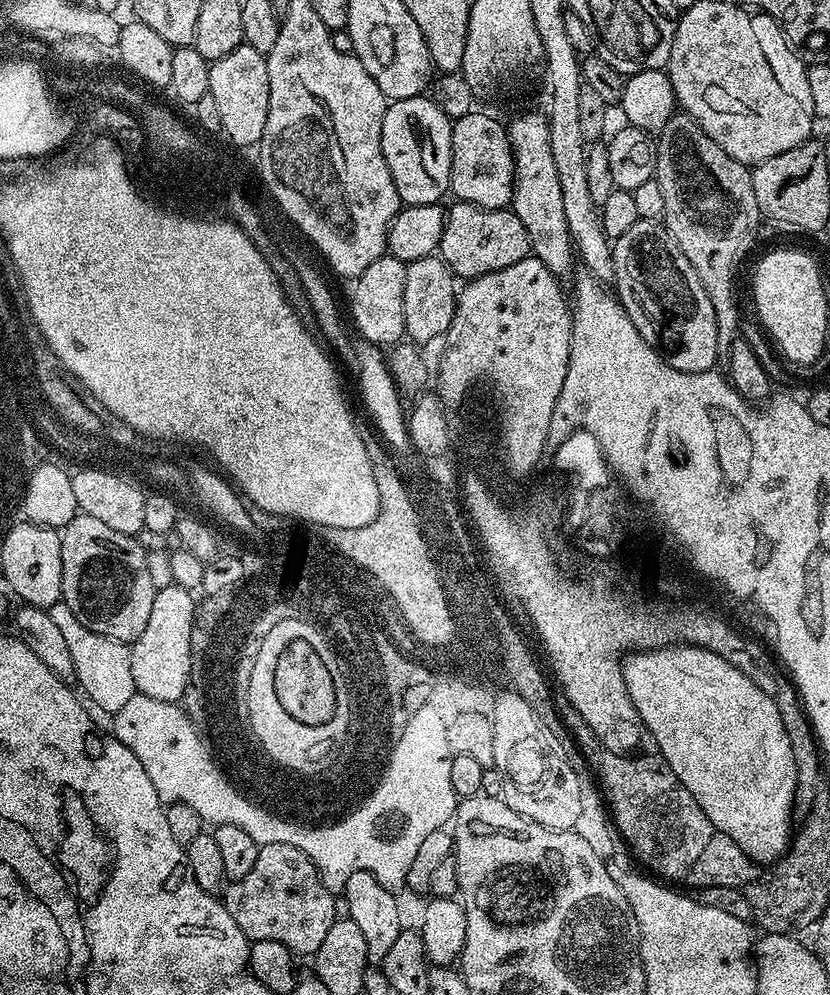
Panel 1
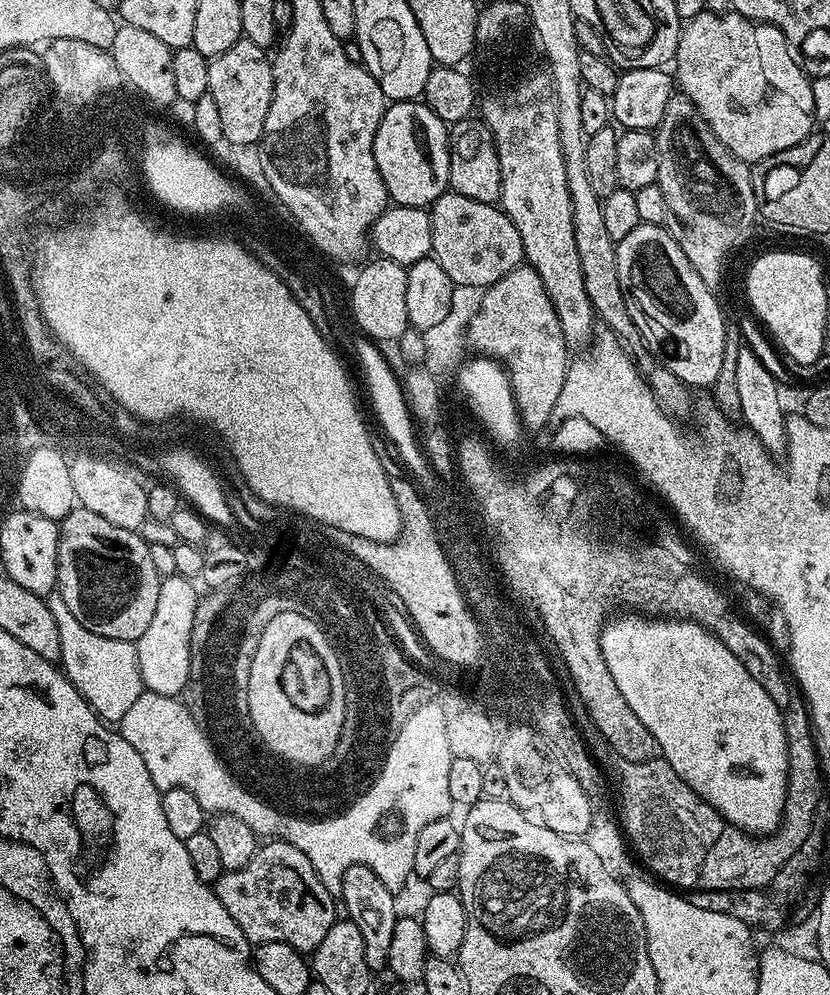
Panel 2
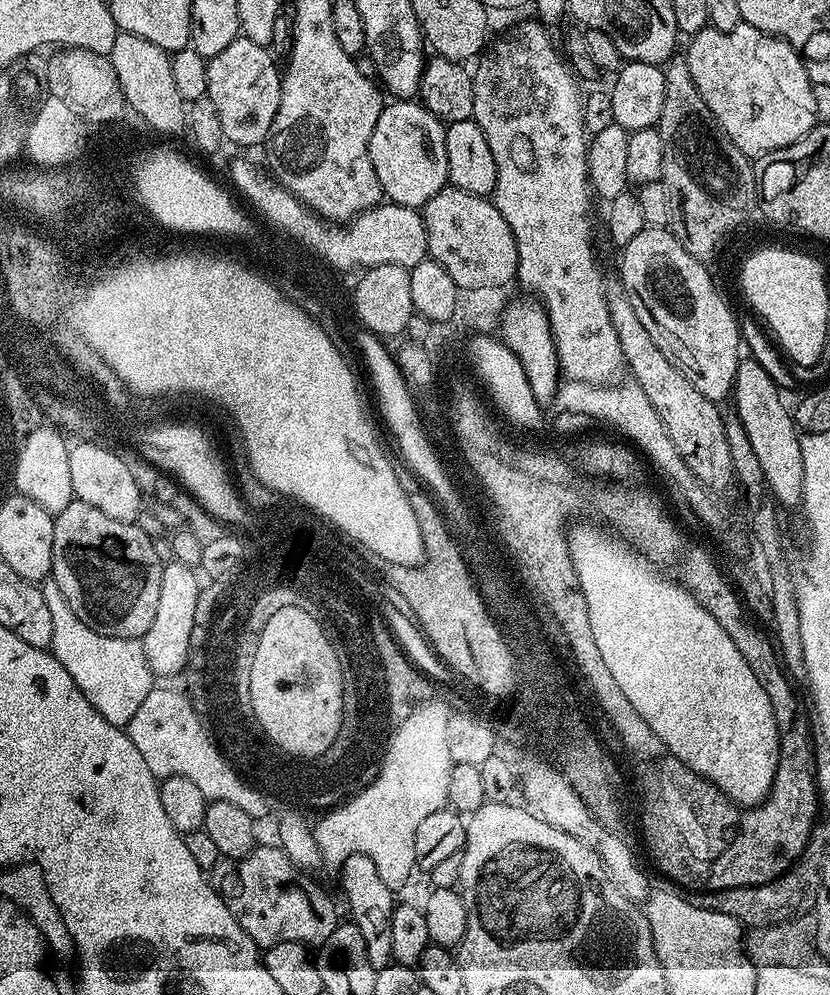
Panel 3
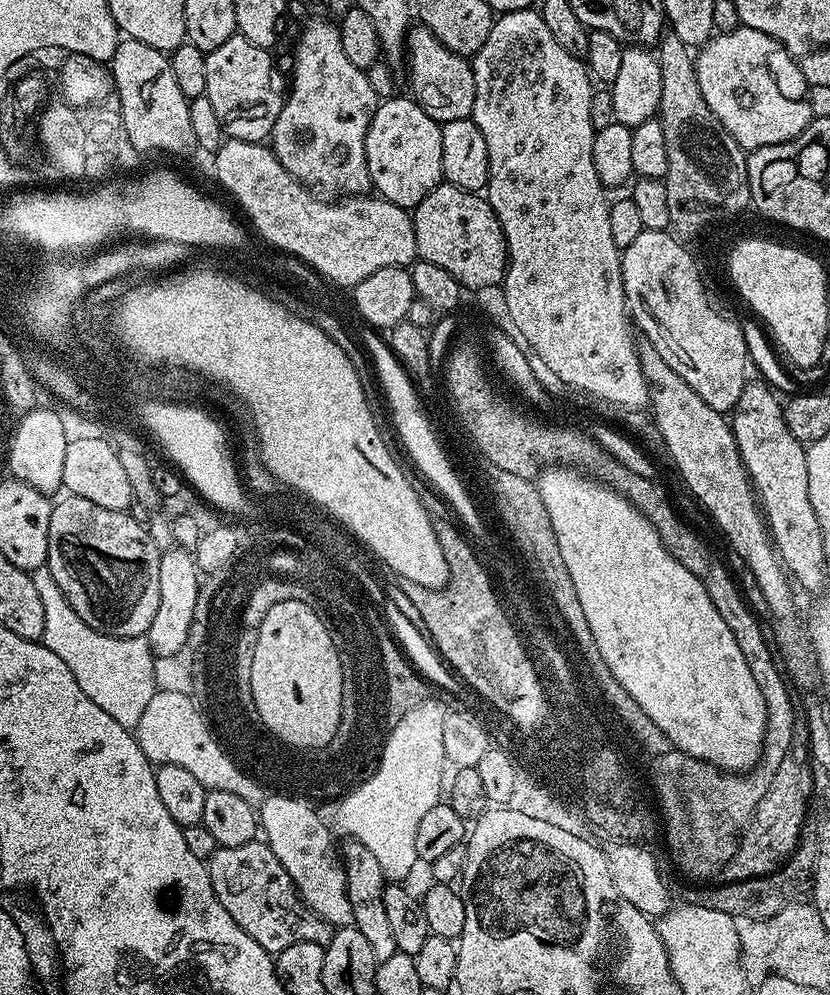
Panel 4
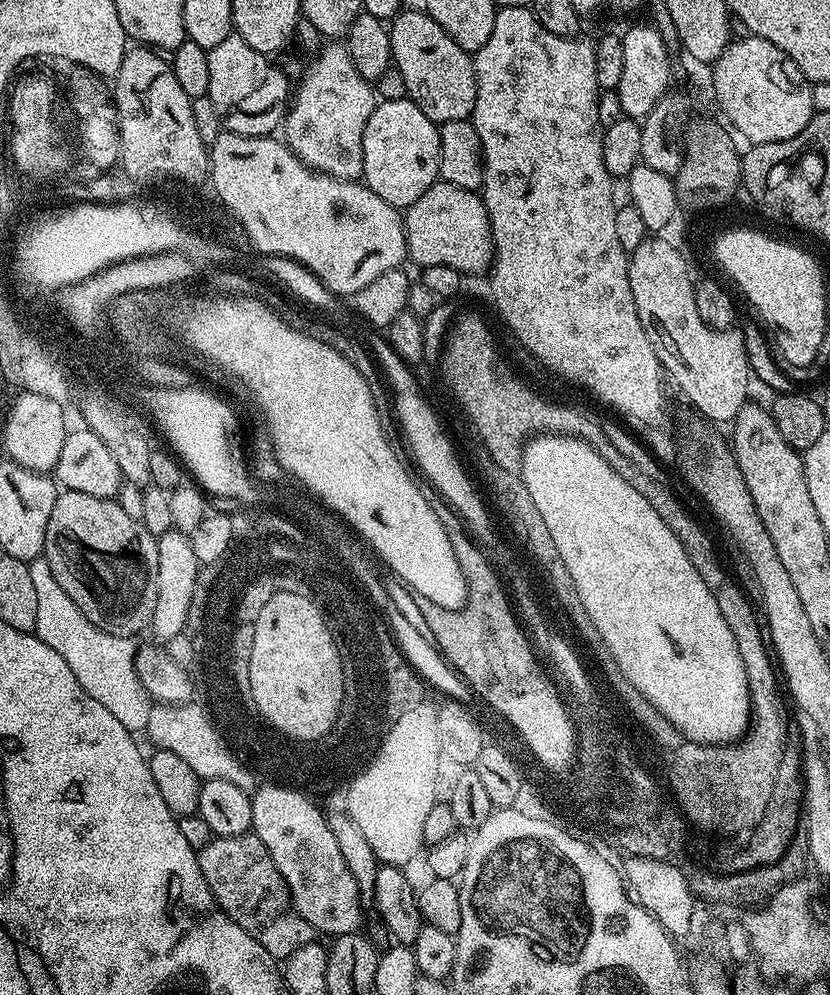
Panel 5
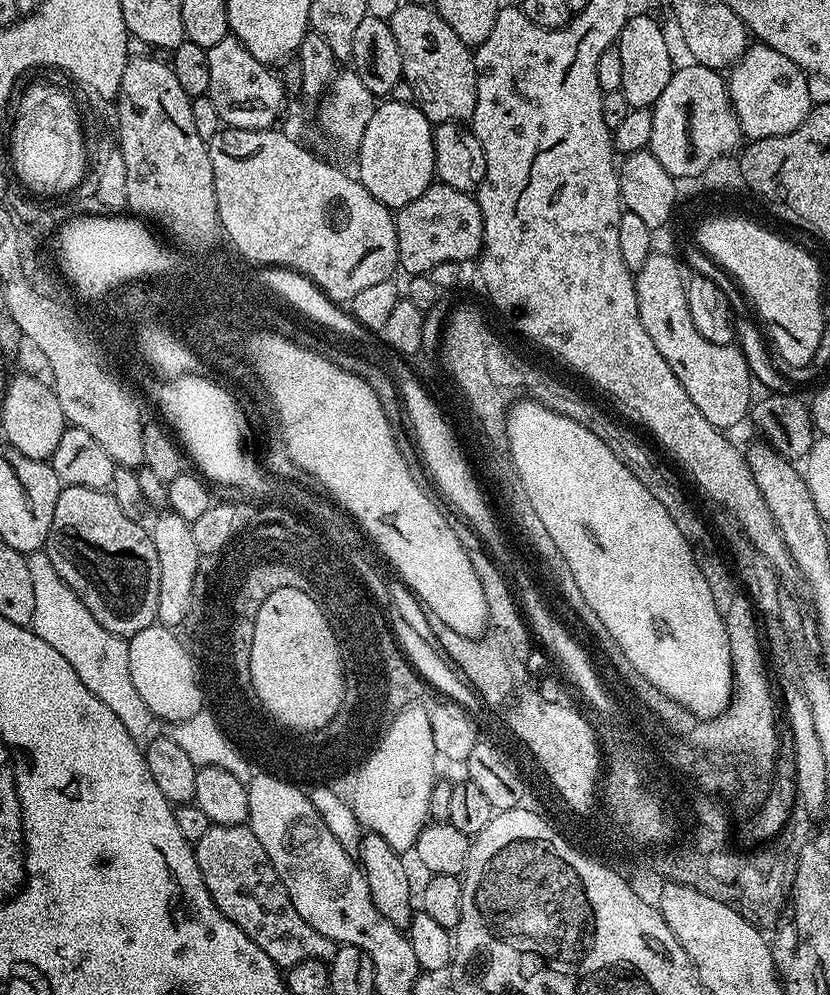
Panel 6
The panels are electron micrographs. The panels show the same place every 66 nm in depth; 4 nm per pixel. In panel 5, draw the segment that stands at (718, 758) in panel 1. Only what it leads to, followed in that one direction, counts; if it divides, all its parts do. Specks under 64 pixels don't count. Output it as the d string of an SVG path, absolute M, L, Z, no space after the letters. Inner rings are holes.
M539 440L538 443L532 444L532 448L528 448L527 461L525 470L527 489L530 490L530 495L535 497L535 505L538 506L539 512L543 512L546 527L552 528L554 543L560 544L564 571L573 579L574 590L581 599L587 623L596 627L601 642L616 659L616 664L620 667L619 675L627 678L661 714L672 719L674 726L681 727L682 734L696 736L698 742L727 742L728 736L736 736L736 732L740 732L740 728L744 727L744 718L752 719L753 689L747 682L746 669L742 664L734 634L730 632L730 627L722 616L717 593L709 589L703 581L703 572L694 570L694 562L690 562L674 530L670 530L670 526L662 522L658 510L654 510L654 506L650 506L650 502L646 502L646 498L642 498L642 494L638 494L638 490L634 490L630 482L626 482L624 473L615 472L589 444L576 444L576 440Z

